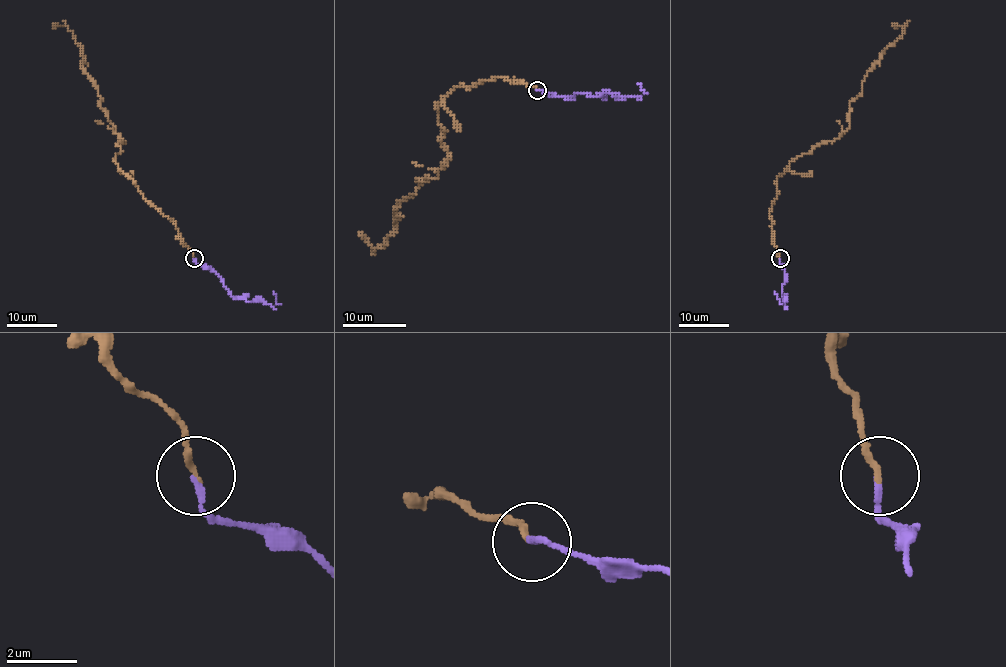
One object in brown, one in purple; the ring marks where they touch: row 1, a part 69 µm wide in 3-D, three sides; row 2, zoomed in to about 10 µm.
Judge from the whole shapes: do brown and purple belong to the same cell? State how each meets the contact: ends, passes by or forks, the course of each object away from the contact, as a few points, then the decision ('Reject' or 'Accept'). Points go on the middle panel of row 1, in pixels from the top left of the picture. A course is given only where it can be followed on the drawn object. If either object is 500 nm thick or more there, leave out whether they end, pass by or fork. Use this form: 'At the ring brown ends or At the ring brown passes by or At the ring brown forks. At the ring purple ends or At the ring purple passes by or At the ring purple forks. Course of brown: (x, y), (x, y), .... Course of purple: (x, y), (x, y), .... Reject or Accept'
At the ring brown ends. At the ring purple ends. Course of brown: (537, 91), (496, 76), (456, 87), (437, 105), (450, 157), (437, 176), (417, 179), (383, 246), (360, 231). Course of purple: (537, 91), (564, 97), (583, 92), (588, 95), (605, 92), (641, 97), (643, 92), (638, 83). Reject

